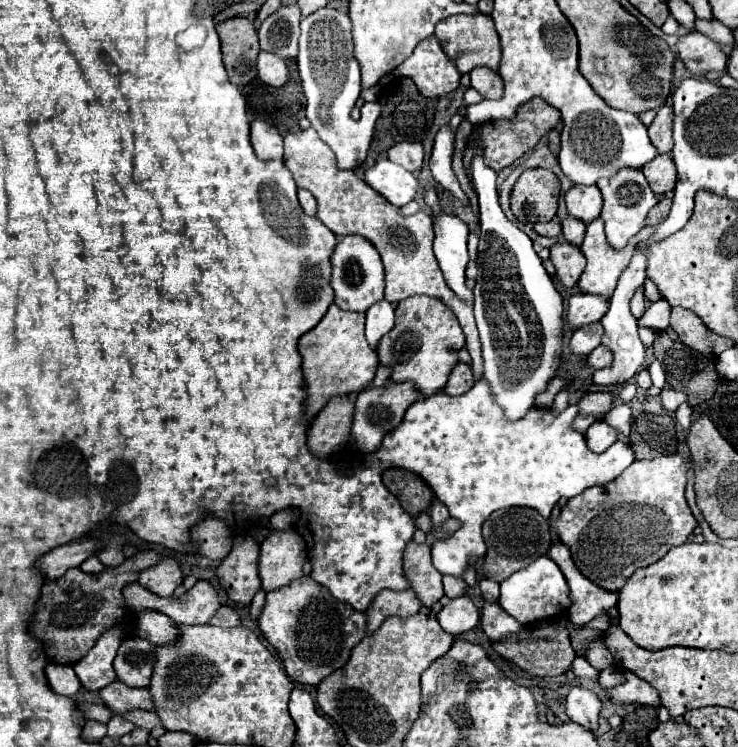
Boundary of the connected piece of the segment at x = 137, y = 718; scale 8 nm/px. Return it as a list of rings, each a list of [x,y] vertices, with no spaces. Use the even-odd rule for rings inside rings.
[[[135,709],[135,711],[125,713],[123,717],[125,717],[127,721],[131,721],[133,725],[143,727],[143,729],[147,729],[147,731],[153,731],[155,727],[161,727],[161,725],[163,725],[161,719],[157,719],[157,715],[151,713],[151,711],[139,711],[139,709]]]

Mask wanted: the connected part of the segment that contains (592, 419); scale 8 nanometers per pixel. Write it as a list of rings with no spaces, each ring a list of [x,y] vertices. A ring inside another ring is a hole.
[[[577,415],[575,419],[573,419],[573,429],[575,431],[581,431],[581,435],[585,435],[585,431],[587,431],[587,427],[591,427],[593,423],[597,423],[597,419],[603,419],[603,415]]]

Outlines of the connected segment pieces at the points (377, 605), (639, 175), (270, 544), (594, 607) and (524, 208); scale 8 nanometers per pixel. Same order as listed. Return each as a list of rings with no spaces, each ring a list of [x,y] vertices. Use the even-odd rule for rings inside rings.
[[[383,589],[373,603],[369,605],[369,609],[365,611],[367,615],[367,635],[371,635],[377,627],[381,627],[381,623],[387,617],[411,617],[421,609],[421,601],[417,599],[413,589],[407,591],[389,591]]]
[[[623,167],[623,171],[617,171],[617,175],[613,175],[609,179],[599,179],[597,187],[601,189],[601,195],[605,201],[601,217],[605,221],[607,241],[611,247],[623,249],[627,245],[627,241],[643,229],[643,221],[645,221],[649,209],[657,205],[657,197],[651,191],[643,171],[633,169],[633,167]]]
[[[295,529],[273,531],[263,543],[259,553],[259,577],[265,593],[289,585],[295,579],[301,579],[303,563],[307,557],[305,541],[297,535]]]
[[[559,541],[553,543],[551,549],[547,551],[547,557],[553,559],[561,567],[561,571],[569,583],[573,605],[567,615],[575,627],[587,625],[593,617],[607,613],[617,603],[615,593],[593,585],[587,577],[583,577],[579,573],[579,569],[575,567],[575,563],[569,555],[569,547],[565,547],[563,543],[559,543]]]
[[[527,169],[511,193],[511,211],[521,223],[551,221],[557,213],[559,179],[549,169]]]

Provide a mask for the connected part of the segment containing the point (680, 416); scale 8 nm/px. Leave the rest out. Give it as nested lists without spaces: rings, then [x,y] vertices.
[[[683,403],[683,405],[677,409],[677,423],[683,427],[685,433],[687,433],[687,431],[691,429],[691,425],[693,425],[691,413],[693,413],[693,407],[691,407],[689,403]]]

